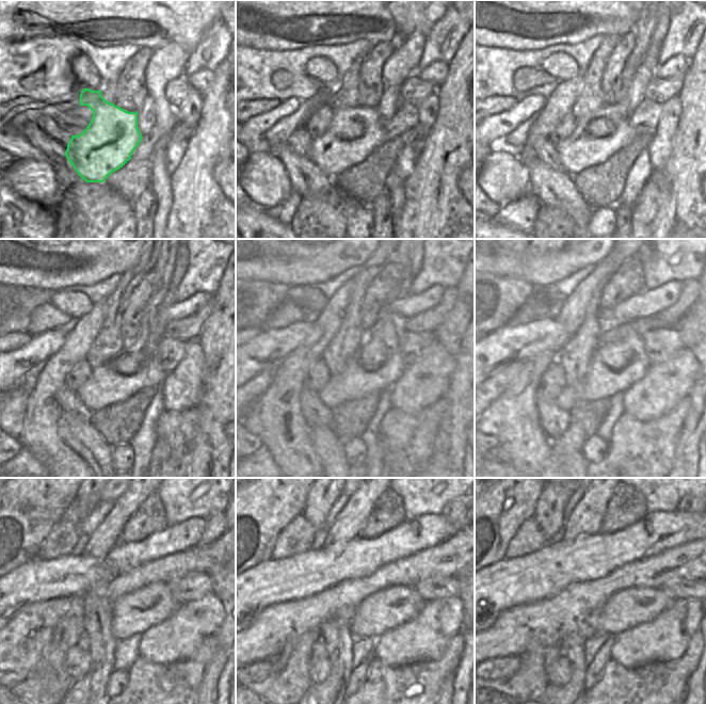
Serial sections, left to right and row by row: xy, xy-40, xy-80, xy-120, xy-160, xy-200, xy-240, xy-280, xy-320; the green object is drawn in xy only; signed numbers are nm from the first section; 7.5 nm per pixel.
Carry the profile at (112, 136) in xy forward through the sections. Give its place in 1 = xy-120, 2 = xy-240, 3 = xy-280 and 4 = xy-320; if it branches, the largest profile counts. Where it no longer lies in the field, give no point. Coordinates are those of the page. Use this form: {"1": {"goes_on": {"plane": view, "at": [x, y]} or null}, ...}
{"1": {"goes_on": {"plane": "xy-120", "at": [135, 367]}}, "2": {"goes_on": {"plane": "xy-240", "at": [133, 613]}}, "3": {"goes_on": {"plane": "xy-280", "at": [385, 609]}}, "4": {"goes_on": {"plane": "xy-320", "at": [625, 609]}}}

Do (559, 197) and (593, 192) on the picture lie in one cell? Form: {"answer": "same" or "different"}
{"answer": "different"}

